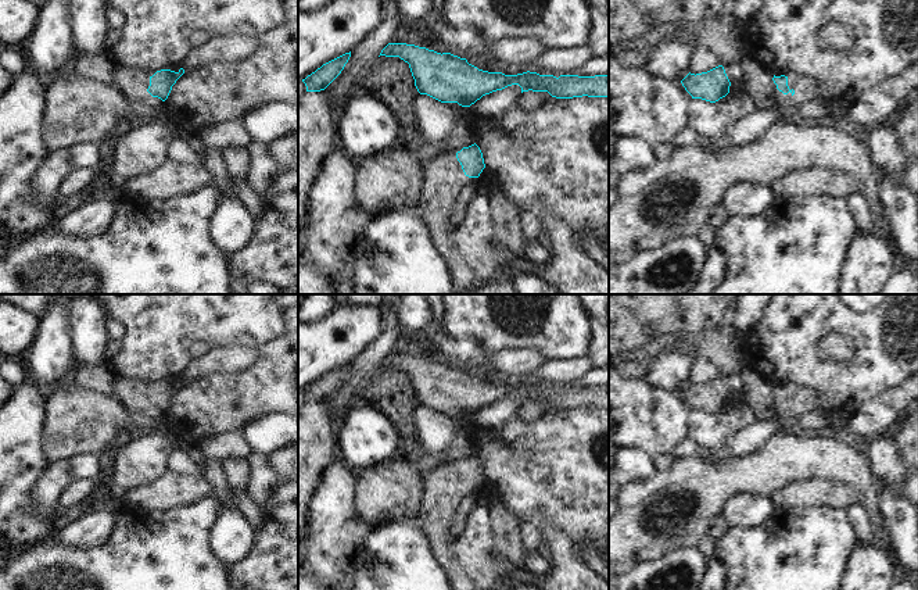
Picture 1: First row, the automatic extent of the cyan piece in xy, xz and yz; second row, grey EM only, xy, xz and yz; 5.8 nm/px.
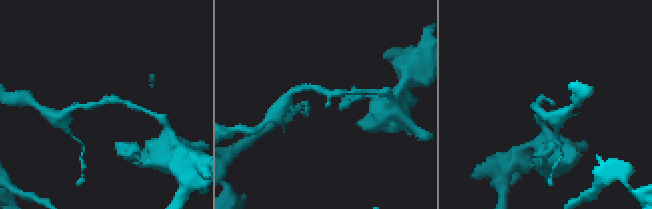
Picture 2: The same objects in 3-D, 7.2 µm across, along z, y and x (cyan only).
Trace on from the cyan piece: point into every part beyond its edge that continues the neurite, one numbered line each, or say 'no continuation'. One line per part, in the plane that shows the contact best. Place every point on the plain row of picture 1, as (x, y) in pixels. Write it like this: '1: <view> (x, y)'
1: yz (806, 400)

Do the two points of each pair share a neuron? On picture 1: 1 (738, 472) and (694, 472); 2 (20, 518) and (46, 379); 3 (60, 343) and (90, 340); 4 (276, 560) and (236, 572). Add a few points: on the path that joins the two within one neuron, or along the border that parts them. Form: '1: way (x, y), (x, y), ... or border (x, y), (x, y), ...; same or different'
1: way (727, 474), (705, 474); same
2: border (31, 381), (45, 394); different
3: border (65, 310), (71, 351), (76, 361); different
4: way (266, 568), (246, 572); same

